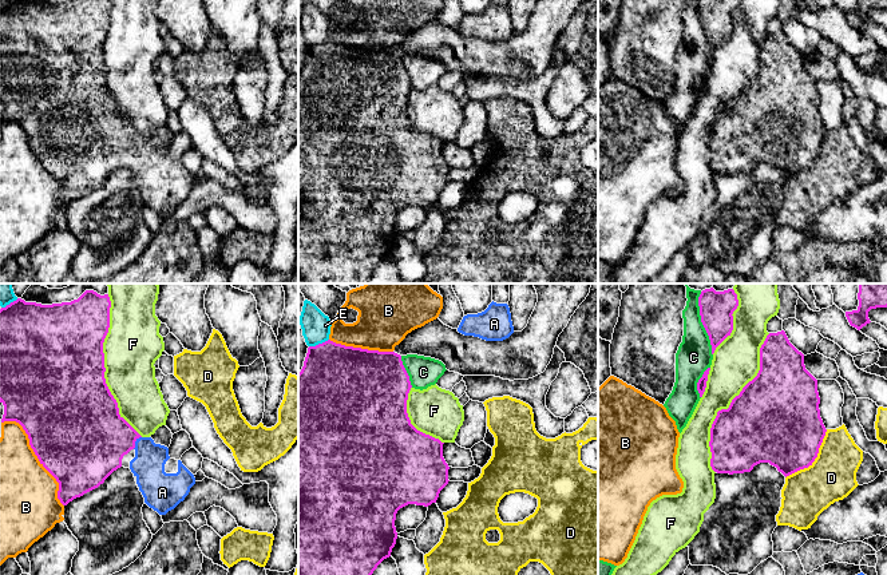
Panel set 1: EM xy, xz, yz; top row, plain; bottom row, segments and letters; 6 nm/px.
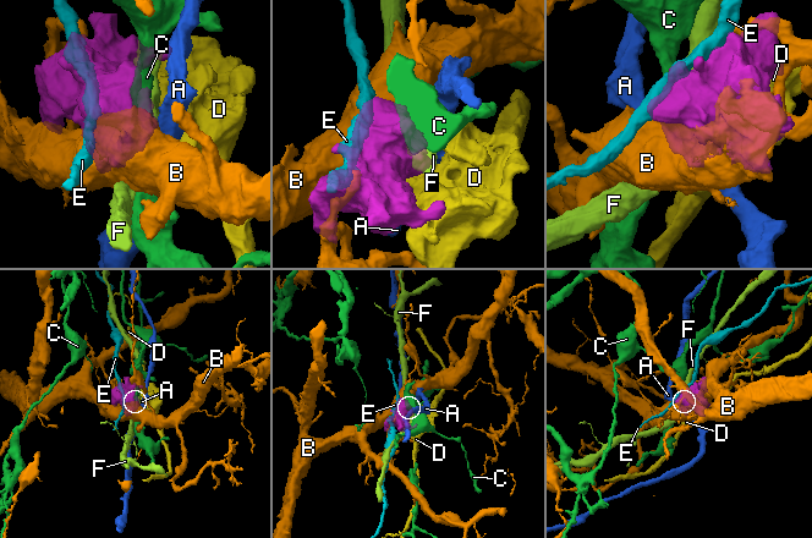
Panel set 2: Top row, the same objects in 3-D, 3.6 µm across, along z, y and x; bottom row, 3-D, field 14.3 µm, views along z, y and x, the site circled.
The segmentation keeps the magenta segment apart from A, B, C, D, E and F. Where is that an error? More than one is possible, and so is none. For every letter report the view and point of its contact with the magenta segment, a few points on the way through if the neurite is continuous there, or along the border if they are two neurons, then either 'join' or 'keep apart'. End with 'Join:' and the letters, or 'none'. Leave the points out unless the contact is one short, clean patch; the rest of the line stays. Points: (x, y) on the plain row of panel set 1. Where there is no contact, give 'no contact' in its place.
A: xy (134, 143) | across xy (92, 139), (134, 143), (149, 158), (149, 163) | join
B: xy (36, 155) | keep apart
C: yz (704, 27) | keep apart
D: yz (815, 158) | keep apart
E: xz (319, 44) | keep apart
F: yz (729, 106) | keep apart
Join: A

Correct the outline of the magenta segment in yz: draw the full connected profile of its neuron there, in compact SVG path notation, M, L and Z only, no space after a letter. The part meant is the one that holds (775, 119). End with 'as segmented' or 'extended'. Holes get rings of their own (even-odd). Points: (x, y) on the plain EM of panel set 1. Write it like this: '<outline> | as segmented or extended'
M784 31L769 33L760 48L760 71L749 82L728 110L721 110L710 128L710 167L717 174L751 172L760 163L769 163L785 178L812 166L825 136L825 127L820 118L820 98L817 80L805 70L804 55L788 40Z | as segmented

